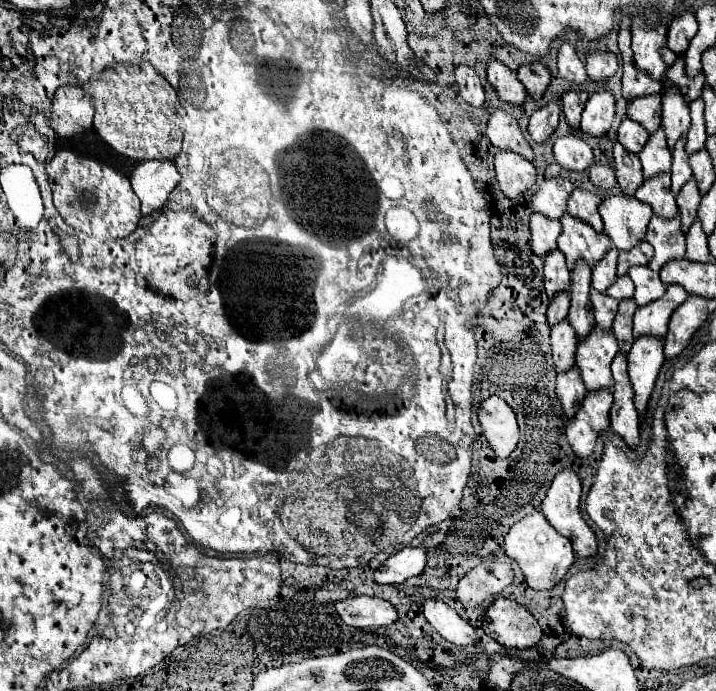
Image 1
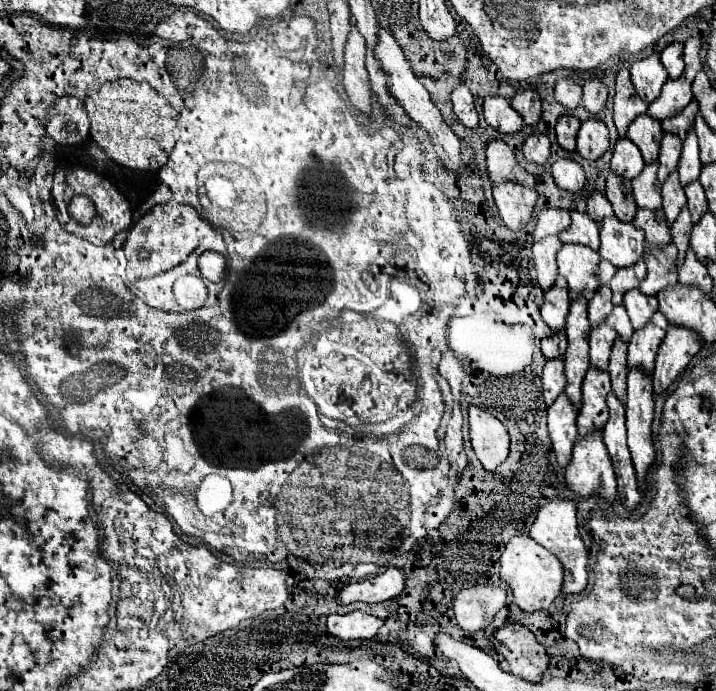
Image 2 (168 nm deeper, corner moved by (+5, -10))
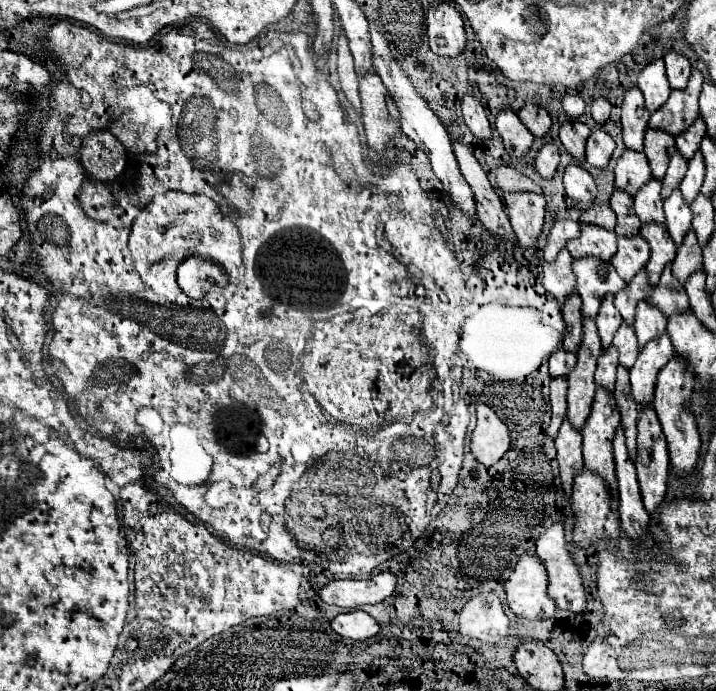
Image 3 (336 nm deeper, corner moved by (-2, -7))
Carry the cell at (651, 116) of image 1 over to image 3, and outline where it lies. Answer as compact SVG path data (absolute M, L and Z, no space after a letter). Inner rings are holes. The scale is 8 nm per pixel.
M646 129L644 135L644 153L648 157L650 169L654 179L662 179L662 175L666 173L670 155L676 151L674 145L674 137L666 131L658 131L658 129Z

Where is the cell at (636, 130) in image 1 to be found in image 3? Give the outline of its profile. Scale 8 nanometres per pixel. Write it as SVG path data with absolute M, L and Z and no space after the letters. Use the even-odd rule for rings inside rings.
M626 149L622 153L622 157L616 161L614 173L616 173L616 187L628 191L630 195L634 195L634 191L638 191L644 183L652 179L646 155L642 151L632 149Z

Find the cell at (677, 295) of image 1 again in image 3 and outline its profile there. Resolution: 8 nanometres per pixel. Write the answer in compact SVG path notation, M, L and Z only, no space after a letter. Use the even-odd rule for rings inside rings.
M664 331L658 339L646 343L630 369L630 385L632 395L640 405L648 405L654 397L654 379L658 371L666 365L666 359L674 355L674 347L668 331Z

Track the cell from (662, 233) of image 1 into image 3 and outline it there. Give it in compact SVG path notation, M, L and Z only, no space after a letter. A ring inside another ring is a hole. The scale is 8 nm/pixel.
M668 263L662 271L662 277L660 277L660 283L654 285L650 289L650 295L648 295L648 303L654 303L658 307L662 307L662 313L666 317L678 313L678 311L686 311L690 309L688 305L688 295L684 291L684 285L672 275L672 265Z

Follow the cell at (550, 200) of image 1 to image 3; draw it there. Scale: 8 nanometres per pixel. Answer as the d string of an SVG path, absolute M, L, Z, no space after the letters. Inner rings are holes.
M572 219L554 221L554 225L550 229L550 235L548 235L548 241L546 241L546 247L544 247L544 259L546 261L554 261L554 255L558 255L558 251L570 239L578 237L578 229L580 229L578 221L572 221Z

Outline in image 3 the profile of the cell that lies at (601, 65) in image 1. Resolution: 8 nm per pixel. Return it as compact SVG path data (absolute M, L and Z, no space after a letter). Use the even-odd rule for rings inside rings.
M596 97L592 101L592 117L594 117L594 121L602 125L610 117L610 109L612 109L612 103L606 97Z

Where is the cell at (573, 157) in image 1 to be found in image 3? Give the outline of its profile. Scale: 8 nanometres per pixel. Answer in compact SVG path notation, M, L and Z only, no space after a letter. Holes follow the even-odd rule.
M568 165L564 171L564 187L568 197L578 203L590 203L596 197L596 183L592 175L580 165Z

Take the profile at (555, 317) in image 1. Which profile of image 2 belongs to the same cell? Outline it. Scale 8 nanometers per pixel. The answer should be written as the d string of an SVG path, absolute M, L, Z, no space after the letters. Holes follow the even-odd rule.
M557 332L549 338L545 338L541 342L541 350L543 350L543 356L545 360L551 360L551 358L561 358L567 350L567 338L565 338L565 332Z

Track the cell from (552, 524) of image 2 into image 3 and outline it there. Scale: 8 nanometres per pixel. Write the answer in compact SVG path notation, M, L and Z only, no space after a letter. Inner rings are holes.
M554 521L550 527L546 527L546 531L540 535L540 539L536 543L536 553L546 563L546 571L548 571L548 595L556 601L556 607L570 609L574 613L584 611L586 589L582 585L580 567L574 563L574 559L570 557L570 553L566 549L566 535L564 535L564 523L562 521Z

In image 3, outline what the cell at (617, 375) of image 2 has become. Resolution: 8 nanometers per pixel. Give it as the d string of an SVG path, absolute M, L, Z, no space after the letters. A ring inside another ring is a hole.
M618 365L618 377L616 377L616 387L614 387L614 397L622 413L622 425L626 433L626 445L628 453L632 459L636 459L636 421L638 421L638 405L632 397L630 391L630 381L628 381L628 371L626 367Z

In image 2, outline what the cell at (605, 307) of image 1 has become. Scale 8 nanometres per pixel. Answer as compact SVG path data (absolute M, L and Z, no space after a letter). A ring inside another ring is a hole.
M601 324L599 328L591 330L591 352L589 352L589 360L591 366L599 368L599 370L607 370L607 362L609 362L609 354L611 354L611 346L617 338L617 332L613 328L609 328L607 324Z

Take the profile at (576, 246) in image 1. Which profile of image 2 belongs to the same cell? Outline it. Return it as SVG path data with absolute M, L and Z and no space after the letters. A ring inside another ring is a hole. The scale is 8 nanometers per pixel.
M565 244L557 254L557 264L559 274L569 284L571 300L581 296L589 300L599 286L609 286L615 274L615 266L611 266L611 262L599 258L595 250L577 244Z

